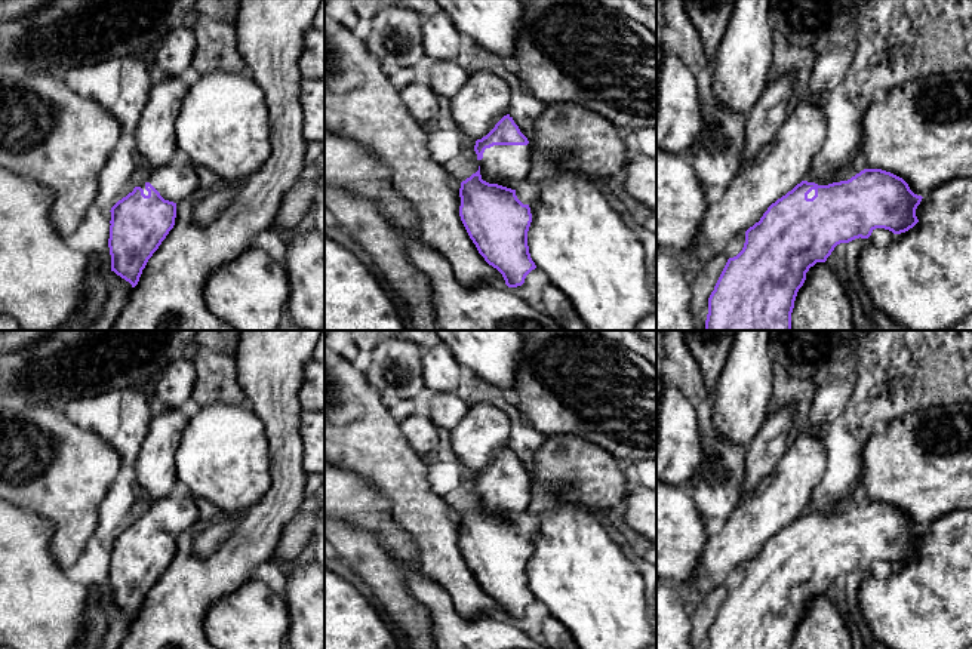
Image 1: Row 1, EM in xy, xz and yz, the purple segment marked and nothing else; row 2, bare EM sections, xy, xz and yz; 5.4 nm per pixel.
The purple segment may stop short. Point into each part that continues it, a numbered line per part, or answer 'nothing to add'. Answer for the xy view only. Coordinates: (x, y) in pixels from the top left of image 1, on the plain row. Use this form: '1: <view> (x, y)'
1: xy (177, 513)

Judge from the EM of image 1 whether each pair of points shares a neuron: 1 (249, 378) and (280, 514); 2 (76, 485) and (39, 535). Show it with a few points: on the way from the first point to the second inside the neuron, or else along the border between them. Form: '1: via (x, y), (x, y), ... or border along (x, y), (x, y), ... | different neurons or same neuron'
1: via (280, 412), (283, 428), (283, 480) | same neuron
2: border along (17, 507), (42, 514), (54, 525), (52, 554) | different neurons

